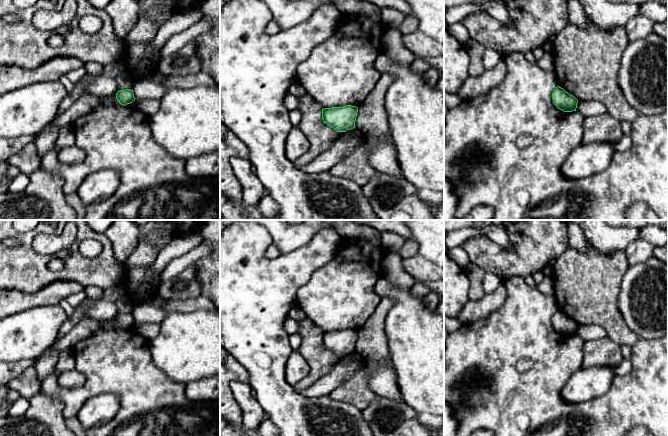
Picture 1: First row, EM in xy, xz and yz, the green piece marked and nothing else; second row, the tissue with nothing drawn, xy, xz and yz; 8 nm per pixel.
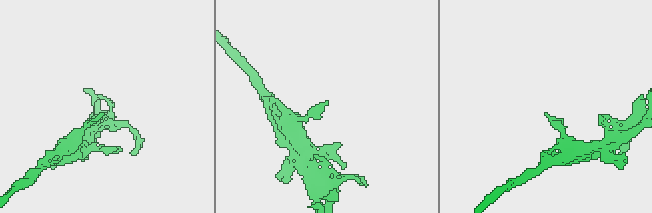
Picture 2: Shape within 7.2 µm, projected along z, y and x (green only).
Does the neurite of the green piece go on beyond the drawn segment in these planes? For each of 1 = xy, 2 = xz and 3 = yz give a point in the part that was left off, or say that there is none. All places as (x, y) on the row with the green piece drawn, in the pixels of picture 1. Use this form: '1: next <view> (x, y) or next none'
1: next none
2: next none
3: next none

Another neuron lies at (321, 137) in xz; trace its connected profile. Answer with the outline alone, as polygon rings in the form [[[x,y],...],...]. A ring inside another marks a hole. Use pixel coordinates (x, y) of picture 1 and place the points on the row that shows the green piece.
[[[303,95],[298,100],[297,109],[302,115],[298,127],[307,136],[310,147],[306,153],[292,163],[296,167],[303,167],[321,153],[331,149],[345,132],[337,132],[323,121],[321,106],[310,96]]]

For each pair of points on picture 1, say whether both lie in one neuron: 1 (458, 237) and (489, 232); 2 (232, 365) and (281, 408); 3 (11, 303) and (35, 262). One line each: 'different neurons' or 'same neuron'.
1: same neuron
2: different neurons
3: different neurons

